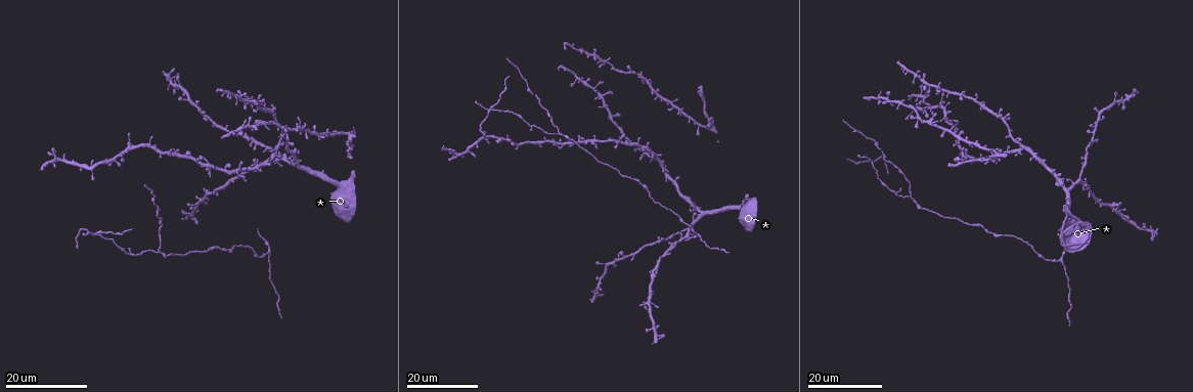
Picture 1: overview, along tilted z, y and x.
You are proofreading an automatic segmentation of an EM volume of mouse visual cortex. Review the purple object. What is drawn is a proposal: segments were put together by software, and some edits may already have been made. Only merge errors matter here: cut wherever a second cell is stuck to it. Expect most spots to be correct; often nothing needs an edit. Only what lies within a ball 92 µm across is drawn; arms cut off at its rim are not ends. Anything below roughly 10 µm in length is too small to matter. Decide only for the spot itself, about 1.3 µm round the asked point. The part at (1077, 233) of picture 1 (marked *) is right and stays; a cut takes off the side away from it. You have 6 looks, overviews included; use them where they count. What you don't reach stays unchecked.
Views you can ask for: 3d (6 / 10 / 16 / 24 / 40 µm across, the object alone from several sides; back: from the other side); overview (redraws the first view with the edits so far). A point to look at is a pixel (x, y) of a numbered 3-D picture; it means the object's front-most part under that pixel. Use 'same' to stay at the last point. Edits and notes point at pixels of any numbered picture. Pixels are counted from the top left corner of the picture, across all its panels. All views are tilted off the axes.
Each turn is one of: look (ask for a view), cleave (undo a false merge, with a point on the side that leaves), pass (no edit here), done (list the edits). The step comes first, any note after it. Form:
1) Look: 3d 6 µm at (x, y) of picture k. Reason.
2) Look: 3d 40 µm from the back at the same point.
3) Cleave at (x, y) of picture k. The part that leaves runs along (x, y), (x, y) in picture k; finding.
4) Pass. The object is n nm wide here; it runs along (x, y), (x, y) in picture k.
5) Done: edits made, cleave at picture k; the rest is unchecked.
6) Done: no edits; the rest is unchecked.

Look: 3d 24 µm at (930, 84) of picture 1. Looks like a crossing.

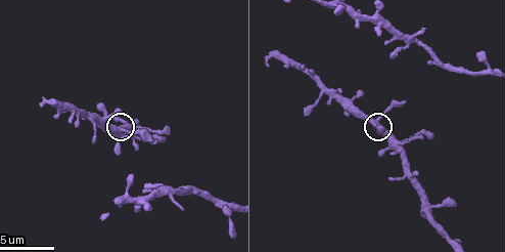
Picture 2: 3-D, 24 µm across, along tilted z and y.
Look: 3d 10 µm at (117, 129) of picture 2.

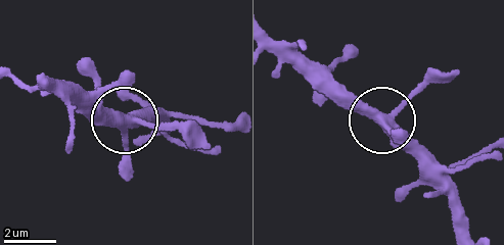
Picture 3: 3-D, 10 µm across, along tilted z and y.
Pass. 4 arms meet here; it runs along (467, 228), (453, 183), (334, 80) in picture 3; continuous, no second cell.

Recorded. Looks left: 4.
Look: 3d 24 µm at (97, 235) of picture 1. Four-way junction.

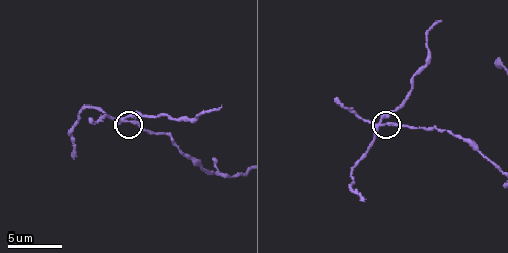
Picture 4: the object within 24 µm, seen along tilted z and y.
Look: 3d 6 µm at (121, 119) of picture 4. Zoom in.

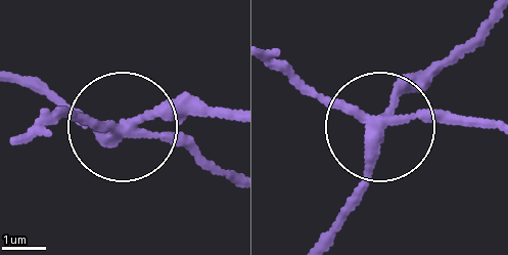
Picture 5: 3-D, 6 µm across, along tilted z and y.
Cleave at (178, 101) of picture 5. 4 arms meet here; the part that leaves runs along (123, 127), (168, 108), (233, 114) in picture 5; two cells meet here.

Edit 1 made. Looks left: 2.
Done: edits made, cleave at picture 5; the rest is unchecked.

